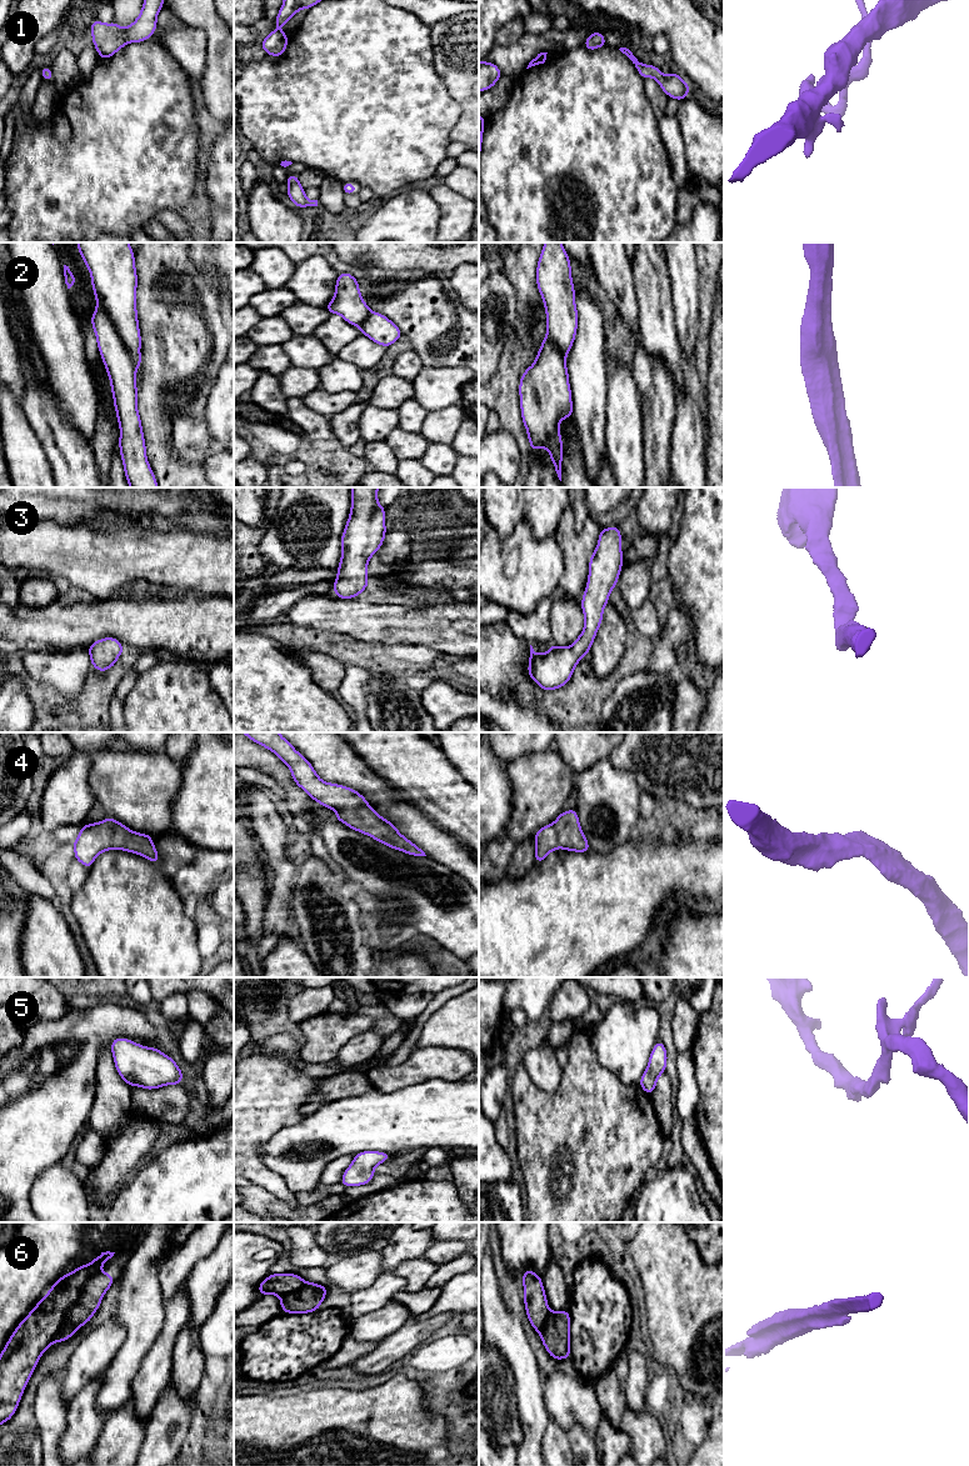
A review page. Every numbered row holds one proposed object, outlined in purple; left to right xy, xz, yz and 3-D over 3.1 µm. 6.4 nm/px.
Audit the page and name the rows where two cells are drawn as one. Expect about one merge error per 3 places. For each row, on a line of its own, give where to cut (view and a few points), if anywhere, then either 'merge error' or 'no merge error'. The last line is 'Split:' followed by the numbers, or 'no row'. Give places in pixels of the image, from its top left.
1: cut yz (663, 75), (658, 81); merge error
2: cut xy (93, 288), (96, 299), (136, 368); merge error
3: cut none; no merge error
4: cut none; no merge error
5: cut none; no merge error
6: cut xy (99, 1269), (83, 1286), (78, 1301), (66, 1315), (51, 1342); merge error
Split: 1, 2, 6

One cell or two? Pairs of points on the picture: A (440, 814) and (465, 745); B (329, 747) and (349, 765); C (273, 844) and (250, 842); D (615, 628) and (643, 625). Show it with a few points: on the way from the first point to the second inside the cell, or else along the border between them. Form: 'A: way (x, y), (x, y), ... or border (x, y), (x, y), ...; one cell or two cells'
A: border (438, 745), (465, 781); two cells
B: way (334, 752), (344, 762); one cell
C: border (248, 816), (251, 830), (260, 844); two cells
D: border (608, 603), (625, 618); two cells

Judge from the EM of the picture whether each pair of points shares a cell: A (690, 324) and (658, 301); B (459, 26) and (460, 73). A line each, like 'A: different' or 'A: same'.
A: different
B: same

